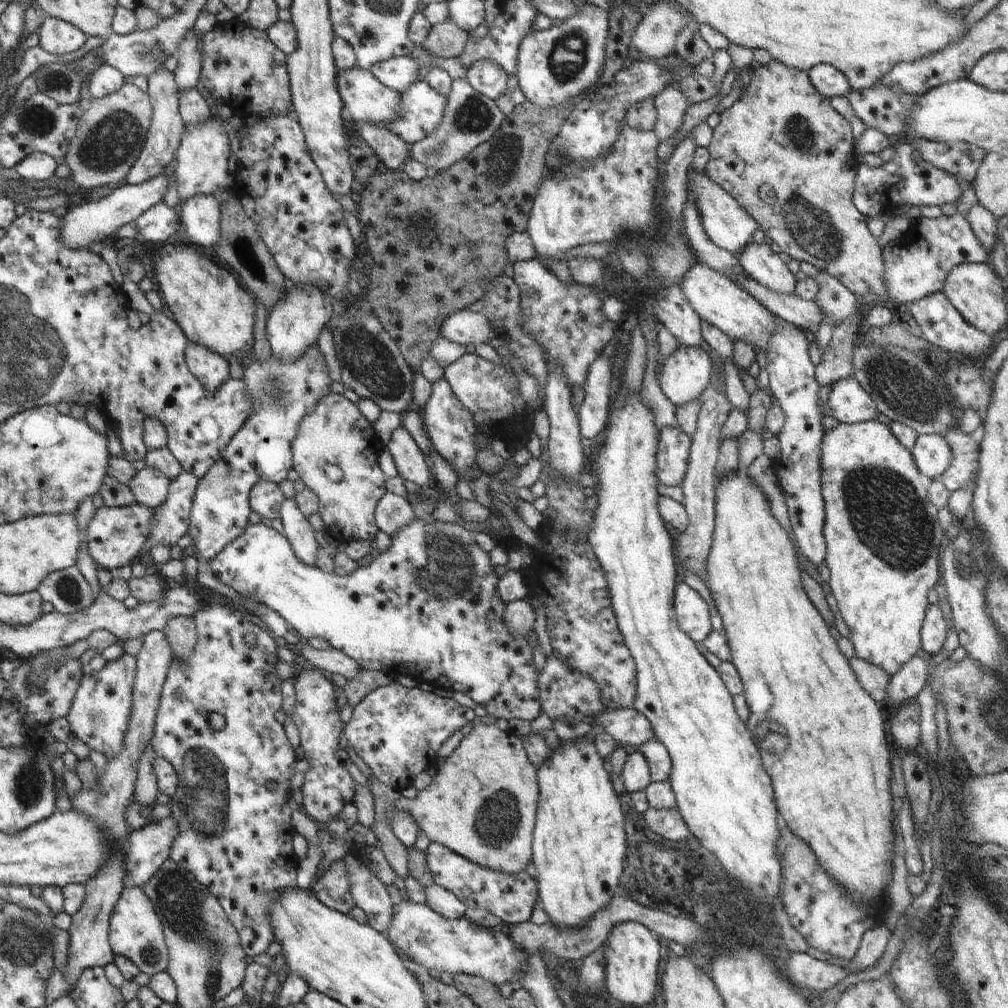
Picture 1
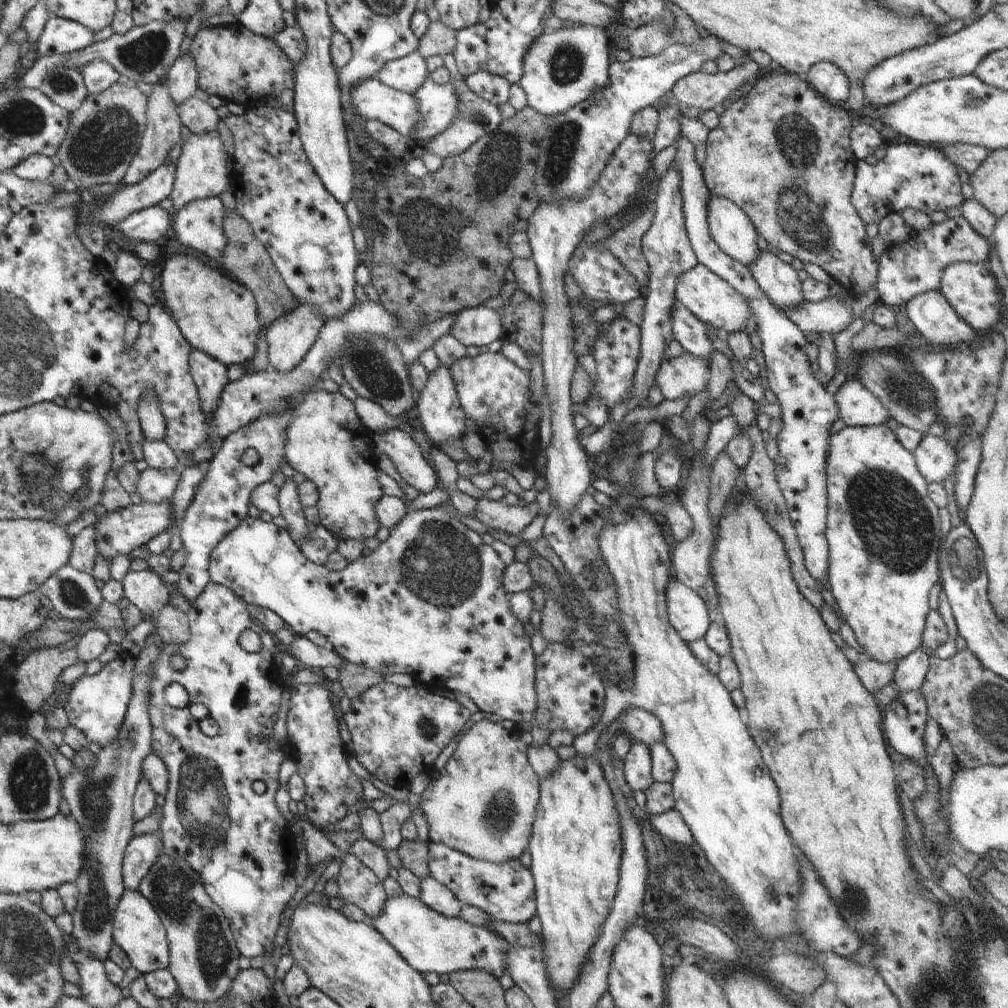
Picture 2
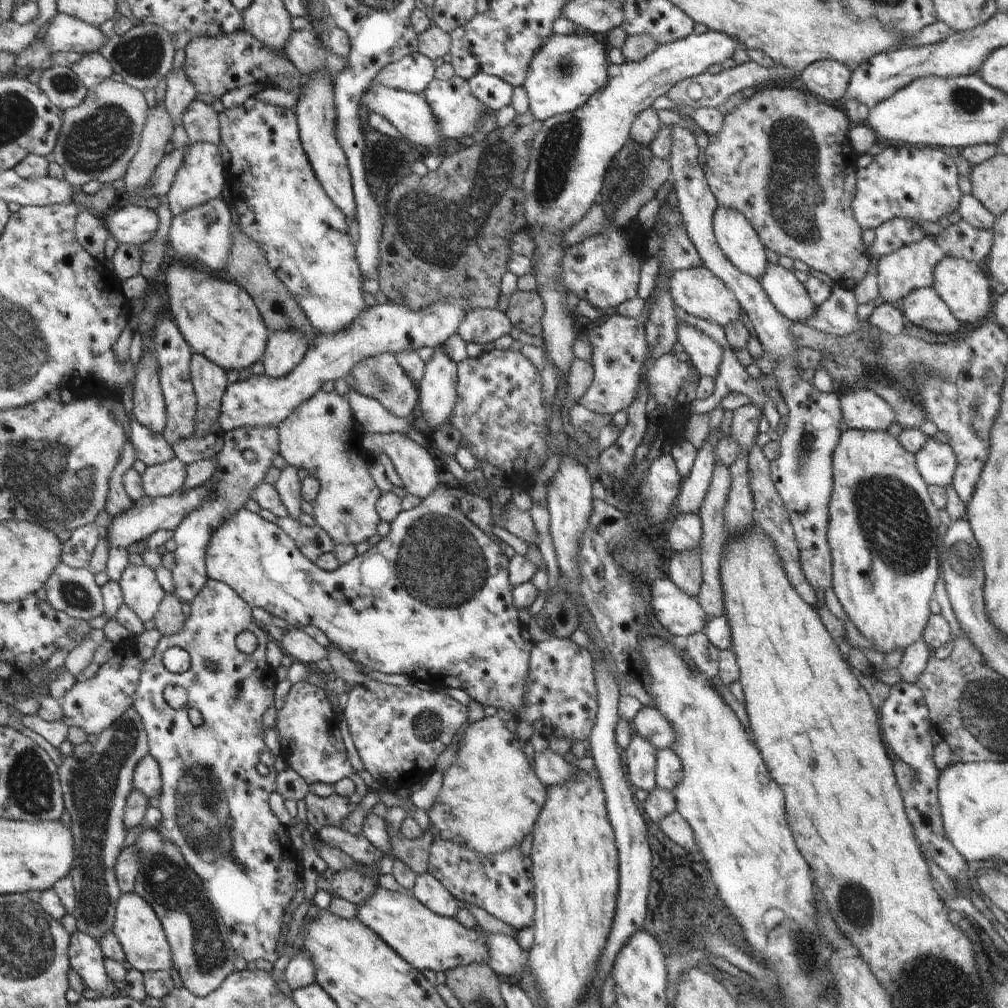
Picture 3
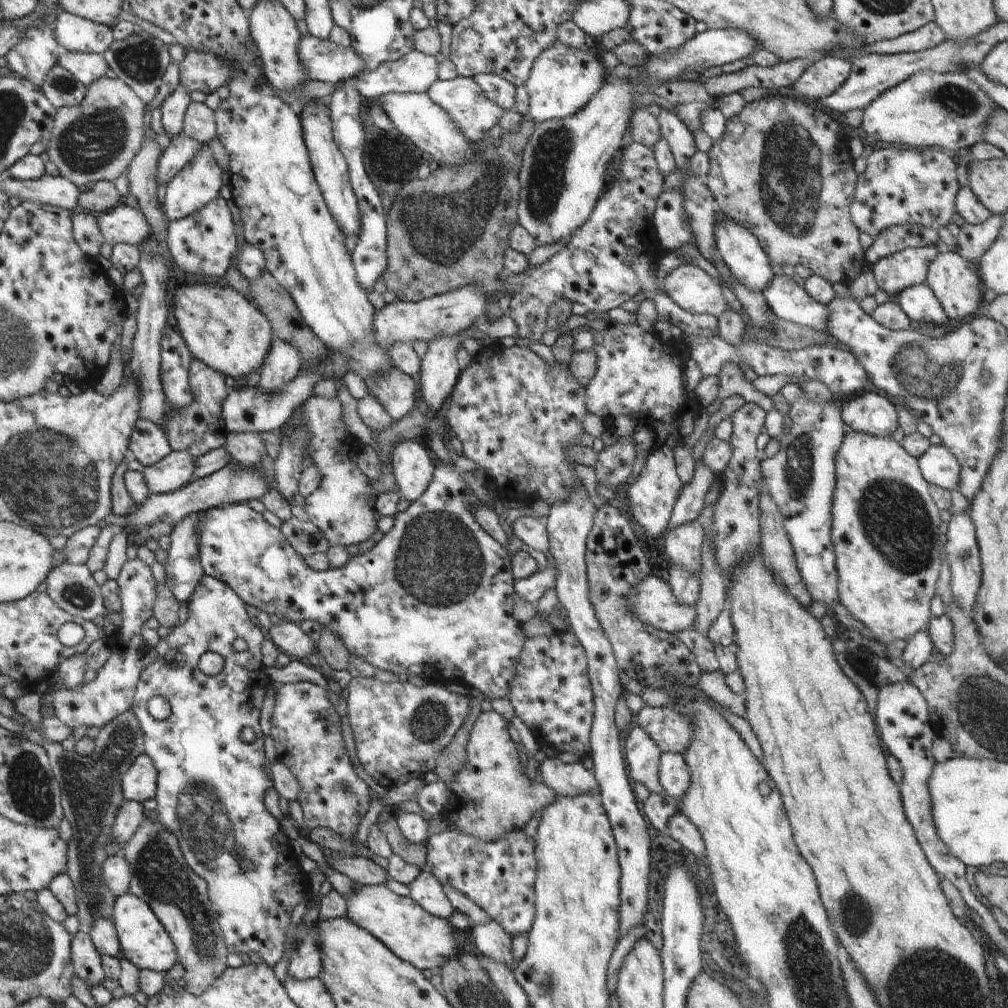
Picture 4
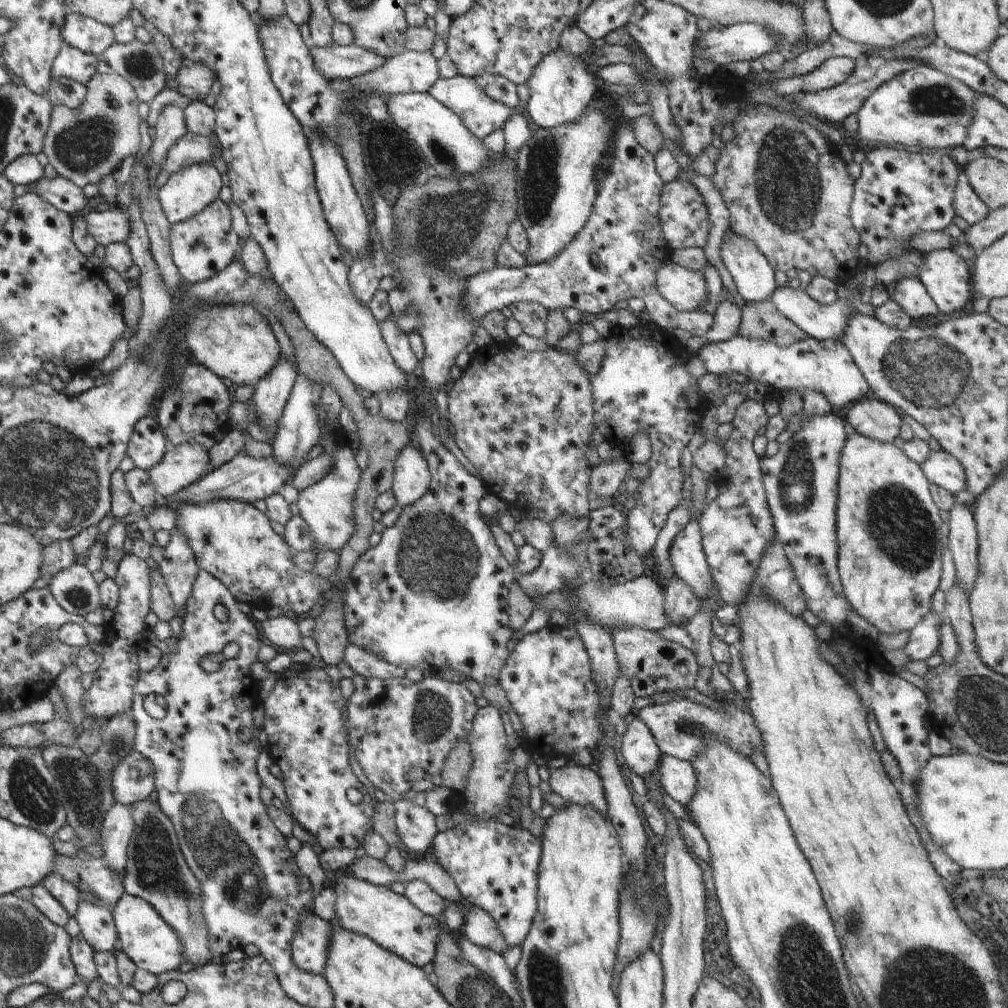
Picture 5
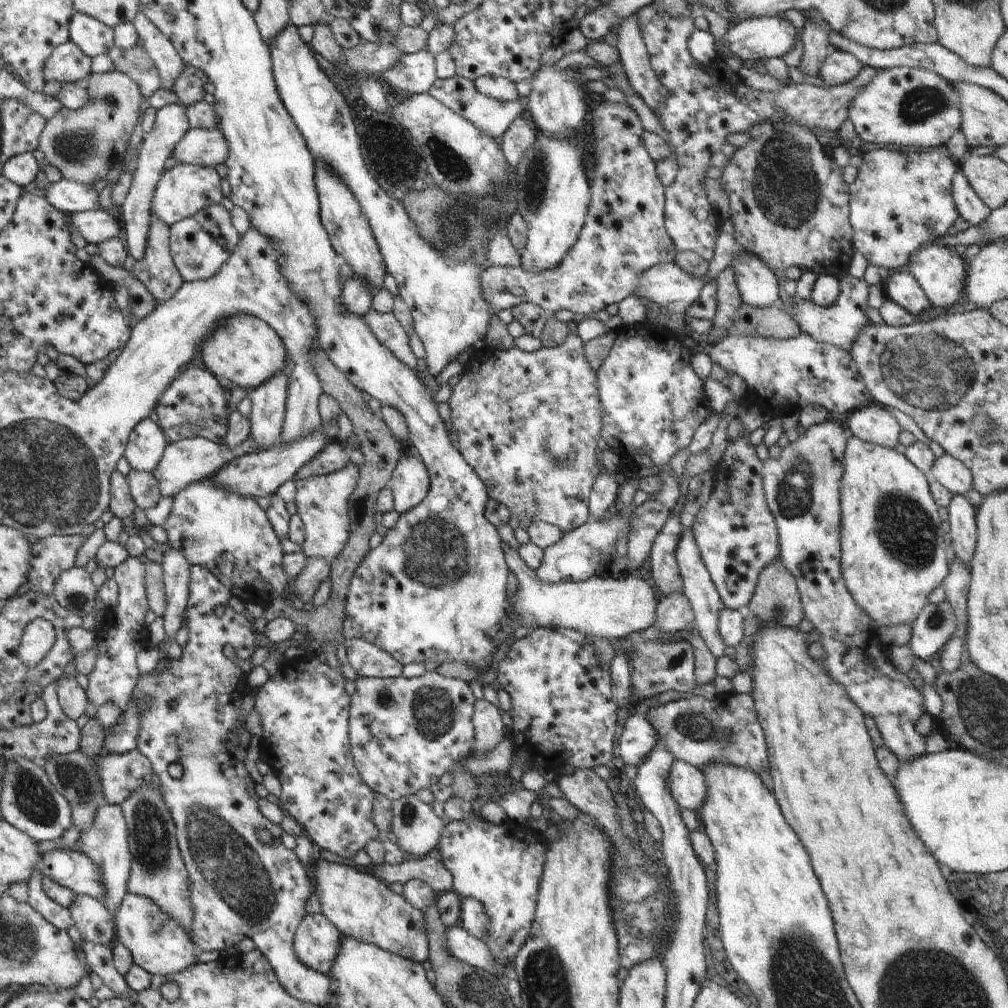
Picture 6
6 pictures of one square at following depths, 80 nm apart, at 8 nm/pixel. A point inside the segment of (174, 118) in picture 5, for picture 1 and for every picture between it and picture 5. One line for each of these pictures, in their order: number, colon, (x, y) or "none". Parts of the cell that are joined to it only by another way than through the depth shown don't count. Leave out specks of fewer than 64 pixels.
1: (187, 73)
2: (181, 79)
3: (179, 95)
4: (174, 107)

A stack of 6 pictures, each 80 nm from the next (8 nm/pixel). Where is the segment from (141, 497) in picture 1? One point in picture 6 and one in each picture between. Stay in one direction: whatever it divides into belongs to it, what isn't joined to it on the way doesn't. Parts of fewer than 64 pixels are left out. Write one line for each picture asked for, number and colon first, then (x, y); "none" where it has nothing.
2: (155, 486)
3: (161, 480)
4: (176, 470)
5: (182, 465)
6: (185, 462)

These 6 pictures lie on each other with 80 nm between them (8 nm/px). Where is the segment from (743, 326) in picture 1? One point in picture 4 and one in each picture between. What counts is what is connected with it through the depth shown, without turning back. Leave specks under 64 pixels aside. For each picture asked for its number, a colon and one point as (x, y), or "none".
2: (714, 302)
3: (696, 290)
4: (690, 288)

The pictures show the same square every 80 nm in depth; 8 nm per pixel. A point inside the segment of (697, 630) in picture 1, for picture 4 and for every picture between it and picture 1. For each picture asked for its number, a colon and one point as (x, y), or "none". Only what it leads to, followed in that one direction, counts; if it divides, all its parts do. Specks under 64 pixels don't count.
2: (687, 612)
3: (677, 613)
4: (652, 601)

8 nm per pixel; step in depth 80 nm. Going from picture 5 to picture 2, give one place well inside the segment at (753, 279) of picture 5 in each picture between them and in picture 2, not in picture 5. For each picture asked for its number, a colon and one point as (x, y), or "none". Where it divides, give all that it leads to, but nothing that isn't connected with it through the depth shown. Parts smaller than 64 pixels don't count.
2: (731, 229)
3: (734, 236)
4: (740, 251)

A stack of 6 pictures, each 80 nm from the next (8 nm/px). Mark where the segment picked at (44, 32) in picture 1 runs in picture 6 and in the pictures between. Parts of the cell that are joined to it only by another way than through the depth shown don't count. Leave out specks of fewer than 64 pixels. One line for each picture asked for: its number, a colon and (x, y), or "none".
2: (60, 36)
3: (64, 33)
4: (76, 34)
5: (91, 37)
6: (92, 37)

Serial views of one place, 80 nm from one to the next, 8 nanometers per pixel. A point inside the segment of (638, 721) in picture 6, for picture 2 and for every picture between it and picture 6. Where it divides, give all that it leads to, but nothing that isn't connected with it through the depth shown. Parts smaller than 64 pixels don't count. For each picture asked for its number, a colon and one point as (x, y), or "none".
2: (637, 763)
3: (641, 762)
4: (643, 756)
5: (639, 748)

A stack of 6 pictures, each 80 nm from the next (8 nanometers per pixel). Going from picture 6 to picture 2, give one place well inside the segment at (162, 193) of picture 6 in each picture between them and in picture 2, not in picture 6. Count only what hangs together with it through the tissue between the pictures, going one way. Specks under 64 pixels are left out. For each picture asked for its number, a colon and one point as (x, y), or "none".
2: (201, 172)
3: (203, 176)
4: (199, 183)
5: (187, 193)

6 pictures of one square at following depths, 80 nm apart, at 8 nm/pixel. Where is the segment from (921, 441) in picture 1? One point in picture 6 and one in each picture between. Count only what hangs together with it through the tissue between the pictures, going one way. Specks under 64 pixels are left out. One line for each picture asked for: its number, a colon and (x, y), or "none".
2: (935, 458)
3: (936, 463)
4: (938, 467)
5: (940, 468)
6: (951, 473)

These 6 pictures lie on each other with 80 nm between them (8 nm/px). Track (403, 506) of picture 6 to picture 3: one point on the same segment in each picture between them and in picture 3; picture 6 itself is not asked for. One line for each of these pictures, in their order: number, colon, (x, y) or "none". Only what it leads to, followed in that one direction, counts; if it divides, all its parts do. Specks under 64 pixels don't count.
3: (415, 465)
4: (412, 463)
5: (411, 478)

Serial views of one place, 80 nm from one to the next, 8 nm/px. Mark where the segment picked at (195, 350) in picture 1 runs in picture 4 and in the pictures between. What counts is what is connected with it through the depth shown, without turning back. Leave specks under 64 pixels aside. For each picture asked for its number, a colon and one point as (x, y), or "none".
2: (209, 376)
3: (209, 382)
4: (198, 428)

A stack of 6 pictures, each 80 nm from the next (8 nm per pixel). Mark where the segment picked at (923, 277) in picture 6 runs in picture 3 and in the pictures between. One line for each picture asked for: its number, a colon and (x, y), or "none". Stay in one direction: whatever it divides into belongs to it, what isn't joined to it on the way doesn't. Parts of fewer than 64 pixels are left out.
3: (965, 288)
4: (953, 280)
5: (944, 274)

